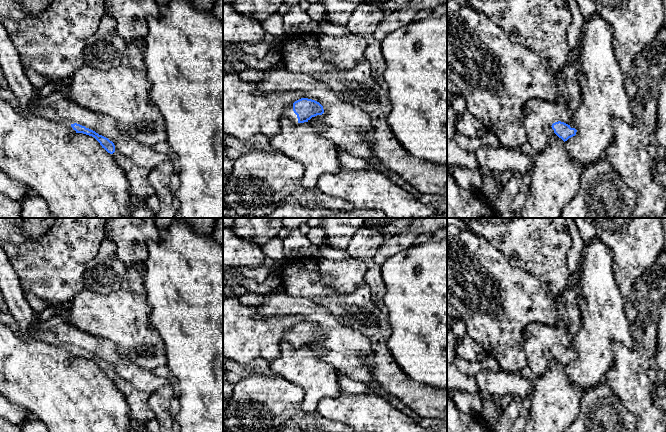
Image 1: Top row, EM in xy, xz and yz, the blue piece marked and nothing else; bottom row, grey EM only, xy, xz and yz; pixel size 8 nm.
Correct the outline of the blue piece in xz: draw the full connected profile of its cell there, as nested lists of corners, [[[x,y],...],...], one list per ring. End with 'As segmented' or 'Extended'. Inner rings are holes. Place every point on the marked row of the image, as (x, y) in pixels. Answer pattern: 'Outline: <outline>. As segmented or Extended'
Outline: [[[301,98],[293,104],[286,106],[283,117],[297,124],[308,122],[312,117],[322,115],[323,113],[323,106],[319,102],[308,98]]]. Extended

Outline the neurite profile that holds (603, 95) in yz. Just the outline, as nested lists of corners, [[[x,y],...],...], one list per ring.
[[[595,12],[591,17],[583,19],[578,48],[582,71],[579,76],[581,103],[573,112],[576,135],[565,141],[565,147],[570,158],[585,169],[592,162],[605,158],[615,136],[613,120],[619,118],[633,127],[635,117],[612,45],[612,27],[598,13]]]

